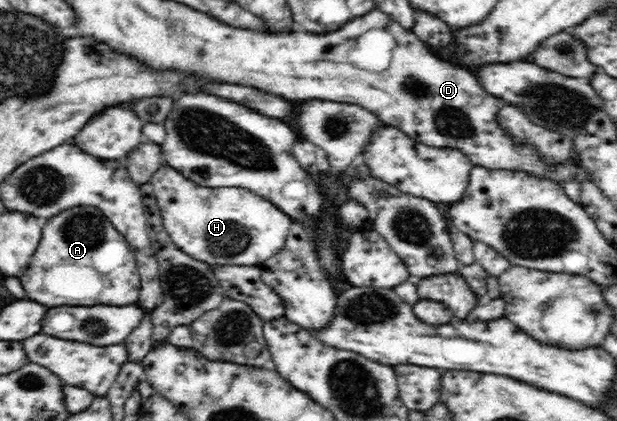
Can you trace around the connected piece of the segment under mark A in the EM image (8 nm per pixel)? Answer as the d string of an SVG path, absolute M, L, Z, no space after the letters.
M75 205L47 220L41 242L27 270L19 276L31 300L45 306L138 304L141 276L135 254L101 209Z

